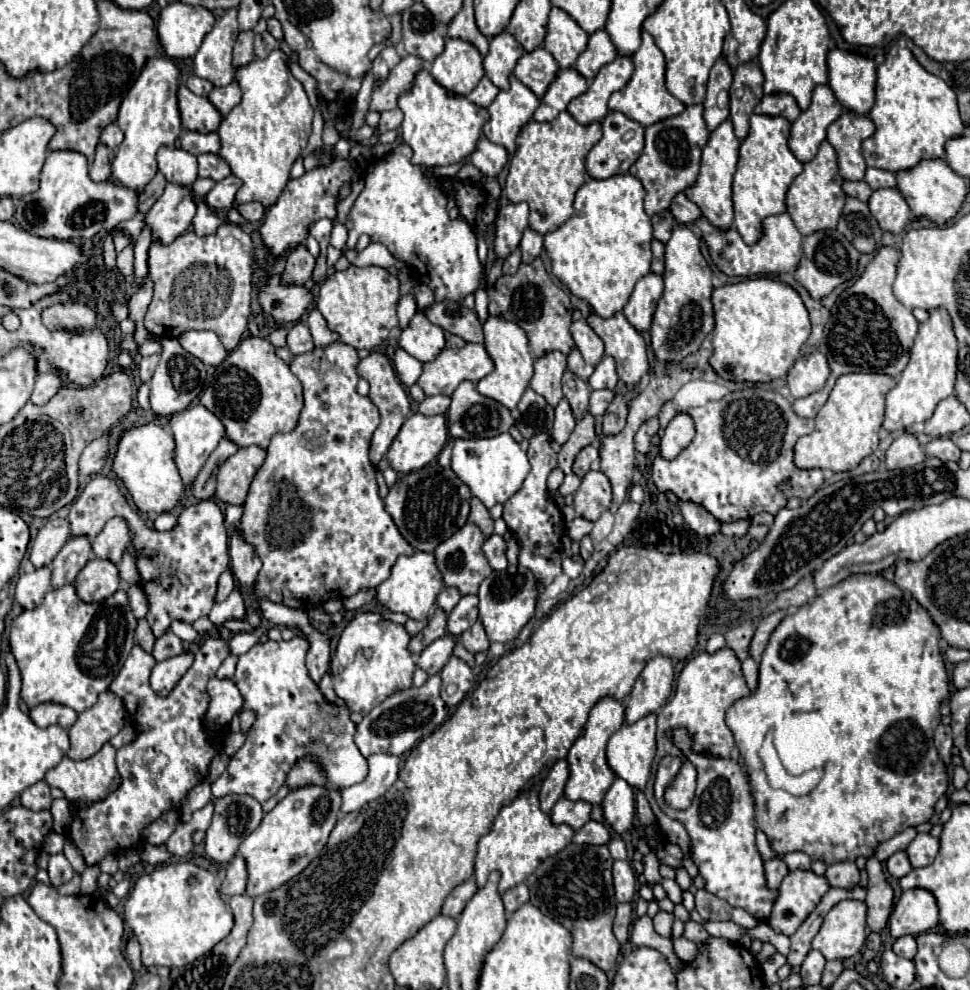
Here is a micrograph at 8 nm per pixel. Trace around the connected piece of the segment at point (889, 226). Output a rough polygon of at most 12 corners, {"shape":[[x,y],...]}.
{"shape":[[896,188],[874,190],[868,200],[878,226],[900,234],[910,208]]}

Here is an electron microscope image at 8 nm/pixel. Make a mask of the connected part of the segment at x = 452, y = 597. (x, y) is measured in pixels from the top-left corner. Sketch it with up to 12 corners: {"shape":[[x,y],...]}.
{"shape":[[444,586],[436,604],[450,612],[460,600],[454,586]]}

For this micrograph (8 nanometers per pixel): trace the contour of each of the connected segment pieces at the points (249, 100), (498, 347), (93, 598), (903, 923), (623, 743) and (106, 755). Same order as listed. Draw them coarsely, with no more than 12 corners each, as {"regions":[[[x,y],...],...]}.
{"regions":[[[278,48],[236,70],[218,154],[272,206],[314,110]],[[484,322],[494,370],[476,384],[482,396],[514,410],[534,358],[516,322]],[[92,558],[76,576],[84,602],[112,596],[120,586],[114,562]],[[904,890],[890,914],[890,934],[900,938],[938,926],[930,890]],[[656,714],[608,740],[616,776],[644,788],[656,754]],[[116,748],[46,772],[72,806],[88,806],[120,786]]]}

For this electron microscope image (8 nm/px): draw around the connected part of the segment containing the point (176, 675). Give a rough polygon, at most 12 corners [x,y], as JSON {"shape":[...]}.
{"shape":[[194,652],[158,662],[152,690],[166,696],[194,662]]}

